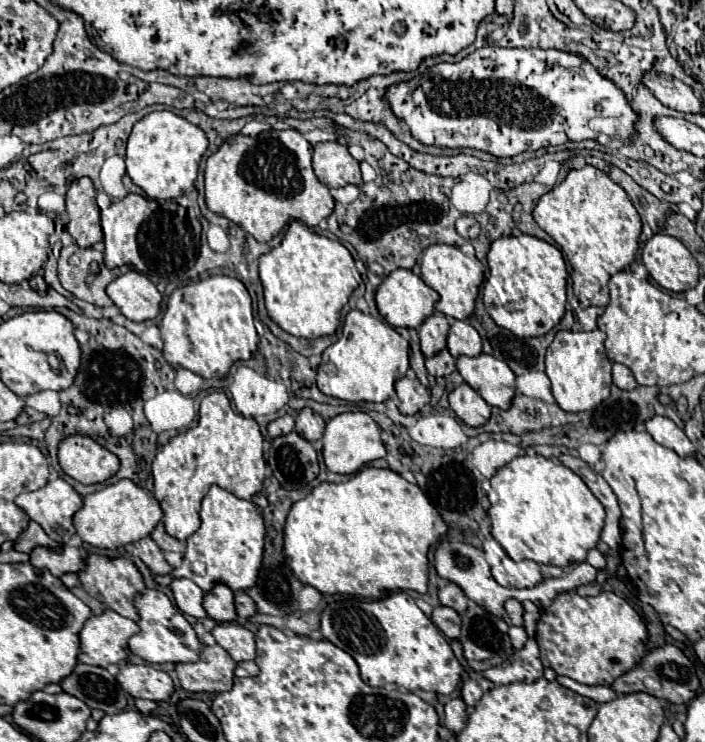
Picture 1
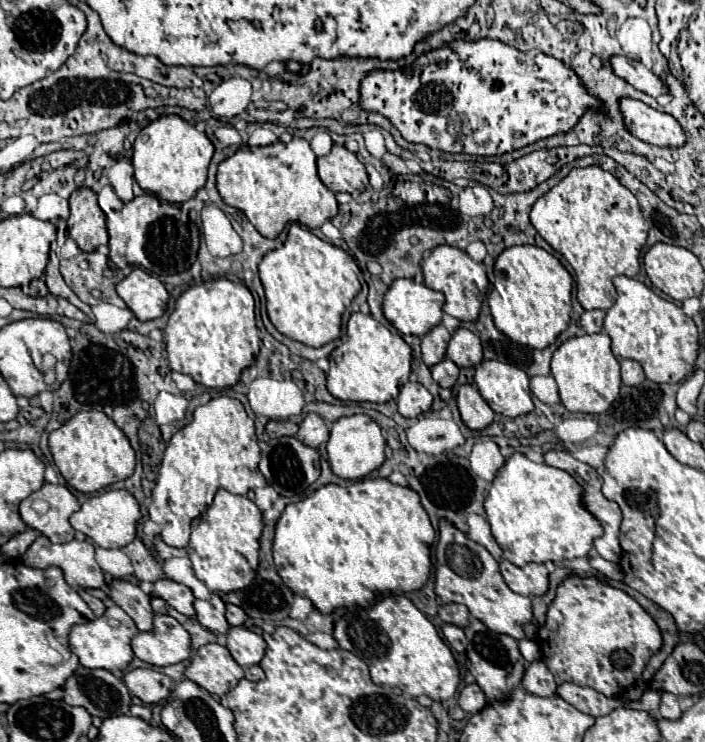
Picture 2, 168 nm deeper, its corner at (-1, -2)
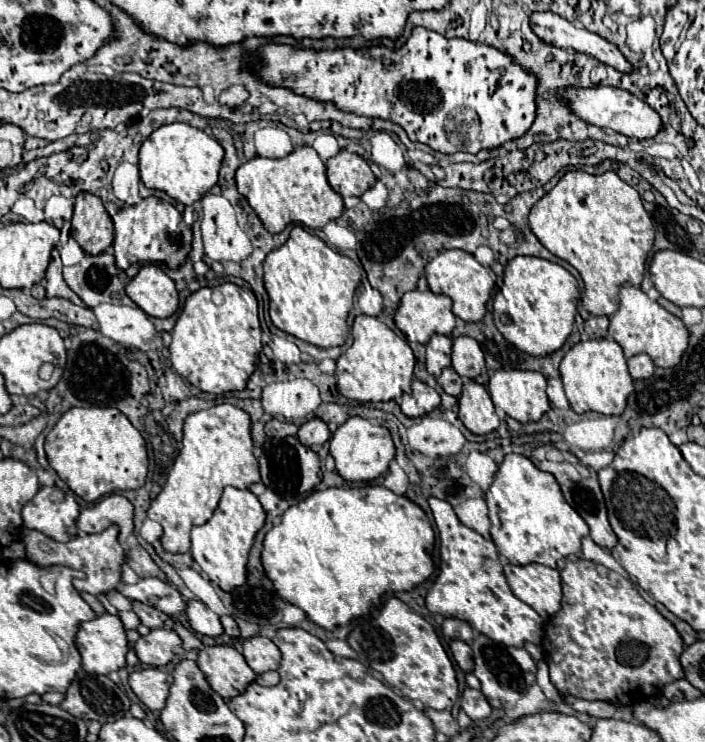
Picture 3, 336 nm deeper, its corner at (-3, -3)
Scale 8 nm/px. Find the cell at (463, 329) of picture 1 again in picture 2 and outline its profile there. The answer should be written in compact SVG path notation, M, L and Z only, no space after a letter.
M465 328L453 332L447 348L447 358L453 360L459 368L473 368L483 360L481 340Z

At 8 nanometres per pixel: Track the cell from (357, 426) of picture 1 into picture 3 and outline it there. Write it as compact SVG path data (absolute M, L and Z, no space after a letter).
M351 417L343 425L339 425L339 429L331 435L329 453L335 459L337 473L345 481L371 481L387 471L389 461L395 457L395 445L391 441L387 427L371 423L363 417Z

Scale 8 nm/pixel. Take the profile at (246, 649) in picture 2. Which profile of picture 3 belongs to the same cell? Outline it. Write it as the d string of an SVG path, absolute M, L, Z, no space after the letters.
M255 635L245 639L243 643L243 657L247 661L247 665L255 671L255 673L263 673L269 669L277 669L279 661L281 661L281 653L277 649L277 645L263 637L263 635Z

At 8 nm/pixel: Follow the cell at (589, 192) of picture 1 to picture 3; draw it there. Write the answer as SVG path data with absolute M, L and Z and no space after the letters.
M583 171L565 173L559 183L533 205L529 227L553 255L579 271L585 283L581 303L591 315L613 315L619 307L619 287L641 285L645 261L655 239L653 223L643 209L639 193L613 171L601 175Z

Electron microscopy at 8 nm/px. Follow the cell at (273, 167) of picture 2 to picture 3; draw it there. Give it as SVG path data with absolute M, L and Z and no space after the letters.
M309 145L293 149L281 159L253 157L235 173L239 193L249 201L269 233L281 233L289 223L301 223L309 229L323 229L329 221L343 215L343 199L331 189L325 177L325 165Z

